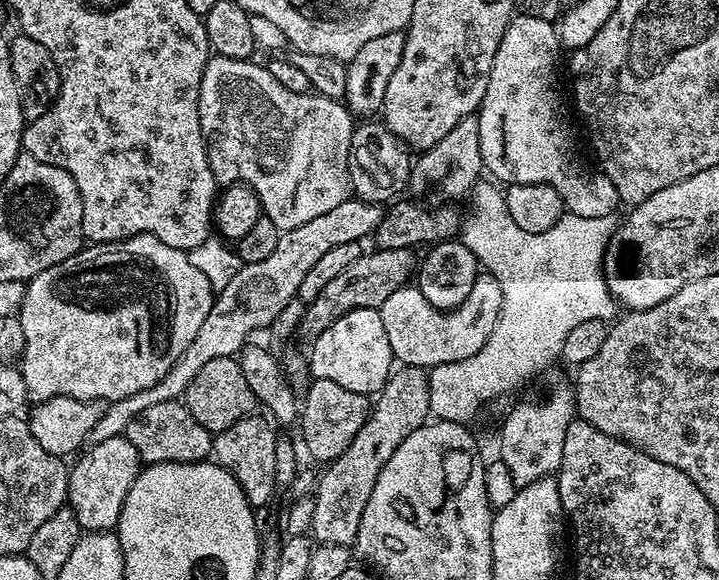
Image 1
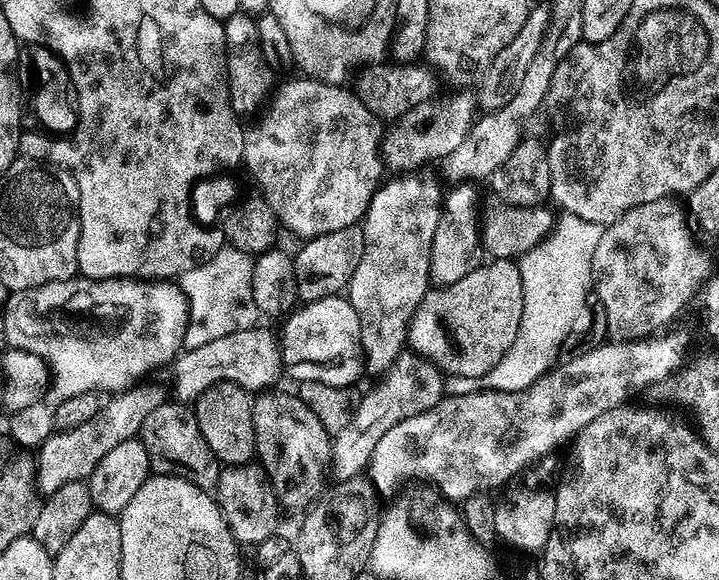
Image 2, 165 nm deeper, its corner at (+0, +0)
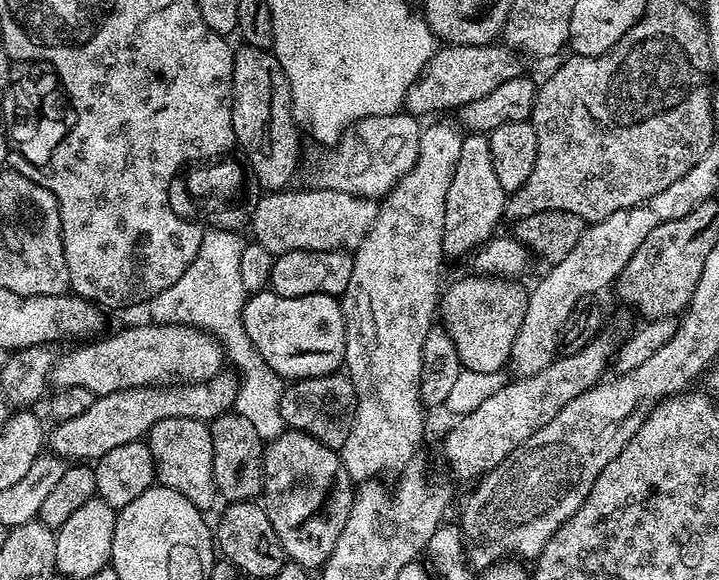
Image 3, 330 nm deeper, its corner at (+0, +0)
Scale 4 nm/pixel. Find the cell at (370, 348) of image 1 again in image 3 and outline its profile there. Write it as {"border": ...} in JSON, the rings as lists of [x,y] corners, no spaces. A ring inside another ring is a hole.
{"border":[[[271,290],[254,292],[247,297],[243,315],[250,342],[283,378],[295,382],[306,376],[331,376],[343,365],[346,334],[337,297],[310,294],[282,298]]]}

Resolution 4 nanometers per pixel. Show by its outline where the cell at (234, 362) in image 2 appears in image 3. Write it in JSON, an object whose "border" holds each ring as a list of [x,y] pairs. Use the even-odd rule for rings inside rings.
{"border":[[[221,370],[214,378],[203,380],[201,384],[131,388],[125,392],[98,396],[86,414],[59,421],[56,429],[47,433],[47,451],[64,462],[95,462],[110,454],[110,450],[126,446],[126,442],[144,440],[149,430],[162,422],[162,418],[214,421],[233,407],[239,394],[241,377],[235,371],[228,371]]]}

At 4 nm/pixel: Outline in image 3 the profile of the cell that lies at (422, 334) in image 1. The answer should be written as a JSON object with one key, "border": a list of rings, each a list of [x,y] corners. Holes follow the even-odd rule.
{"border":[[[471,274],[457,284],[447,285],[442,296],[443,327],[452,337],[456,353],[460,362],[472,374],[496,374],[496,371],[512,358],[512,347],[518,338],[518,330],[524,325],[524,315],[528,305],[528,292],[519,288],[519,283],[501,280],[499,278],[485,278],[479,274]]]}

